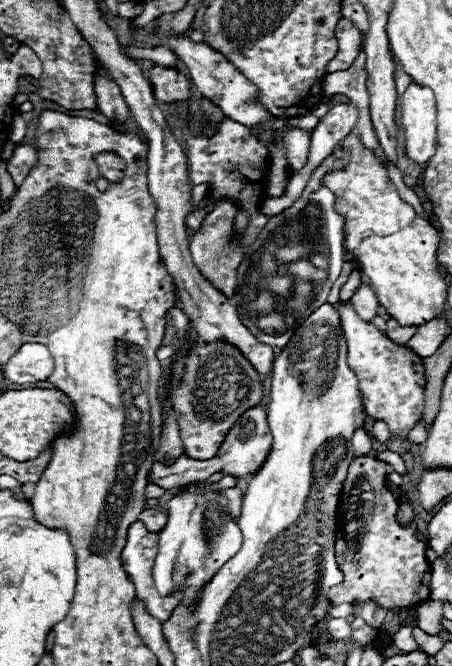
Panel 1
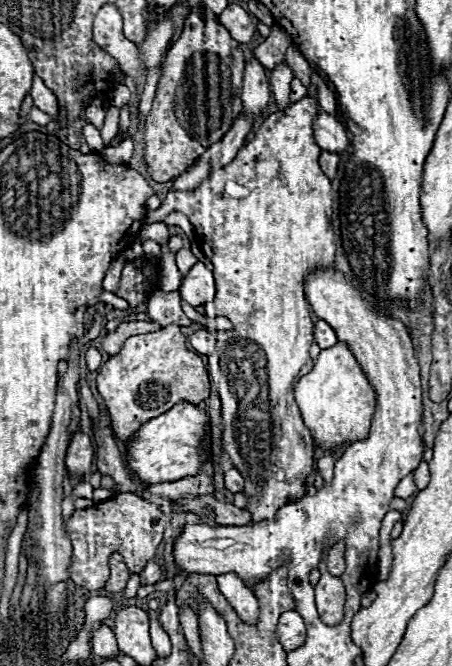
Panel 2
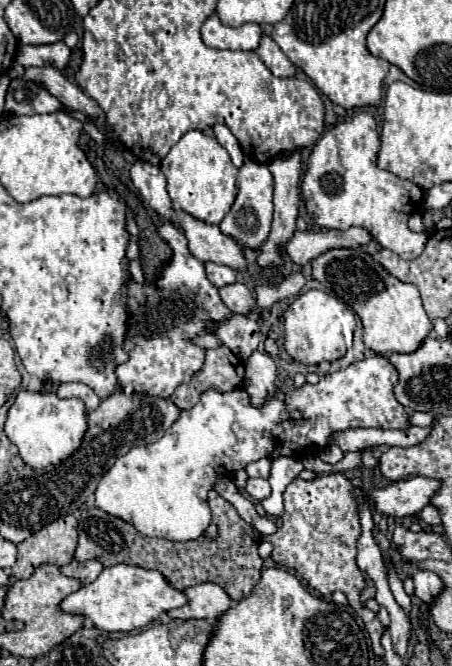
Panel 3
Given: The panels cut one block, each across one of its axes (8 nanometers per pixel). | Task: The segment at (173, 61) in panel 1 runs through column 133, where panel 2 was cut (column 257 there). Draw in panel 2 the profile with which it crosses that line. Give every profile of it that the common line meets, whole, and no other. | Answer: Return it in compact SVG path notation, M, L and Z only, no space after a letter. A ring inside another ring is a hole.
M272 26L270 36L254 48L253 54L266 70L274 70L280 64L286 64L286 50L290 44L290 36L280 26Z

